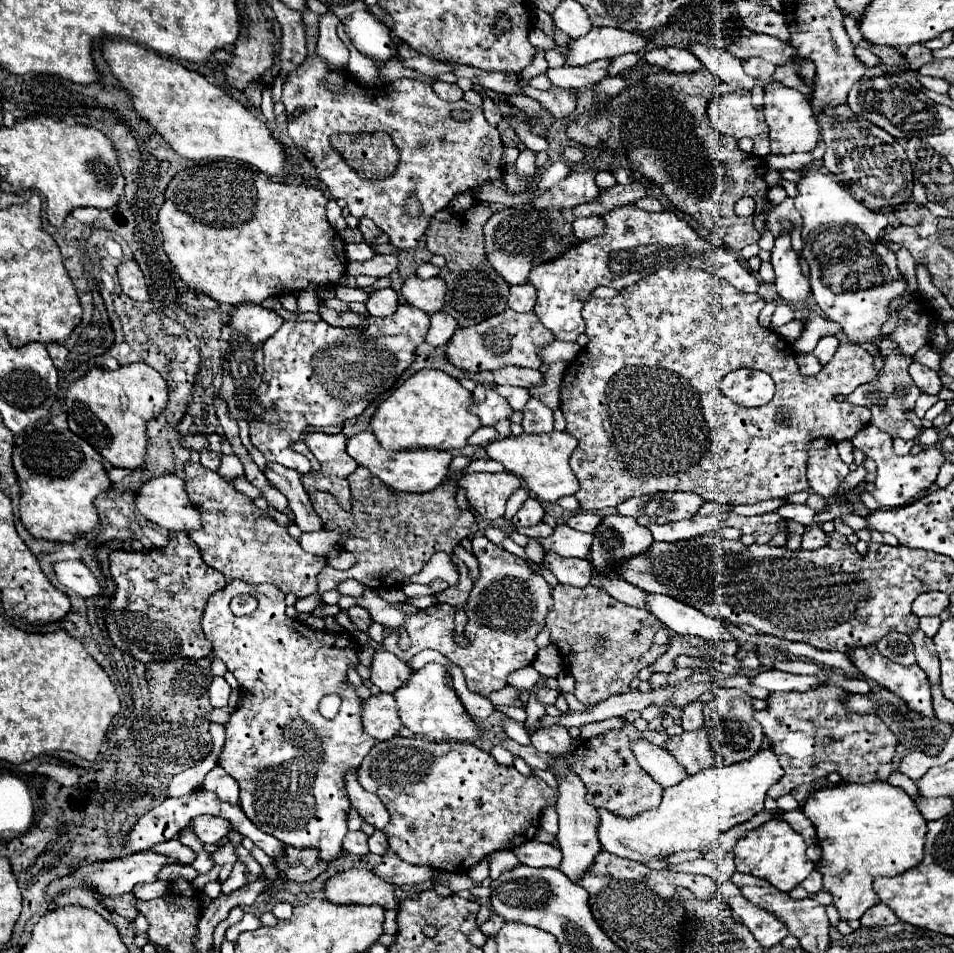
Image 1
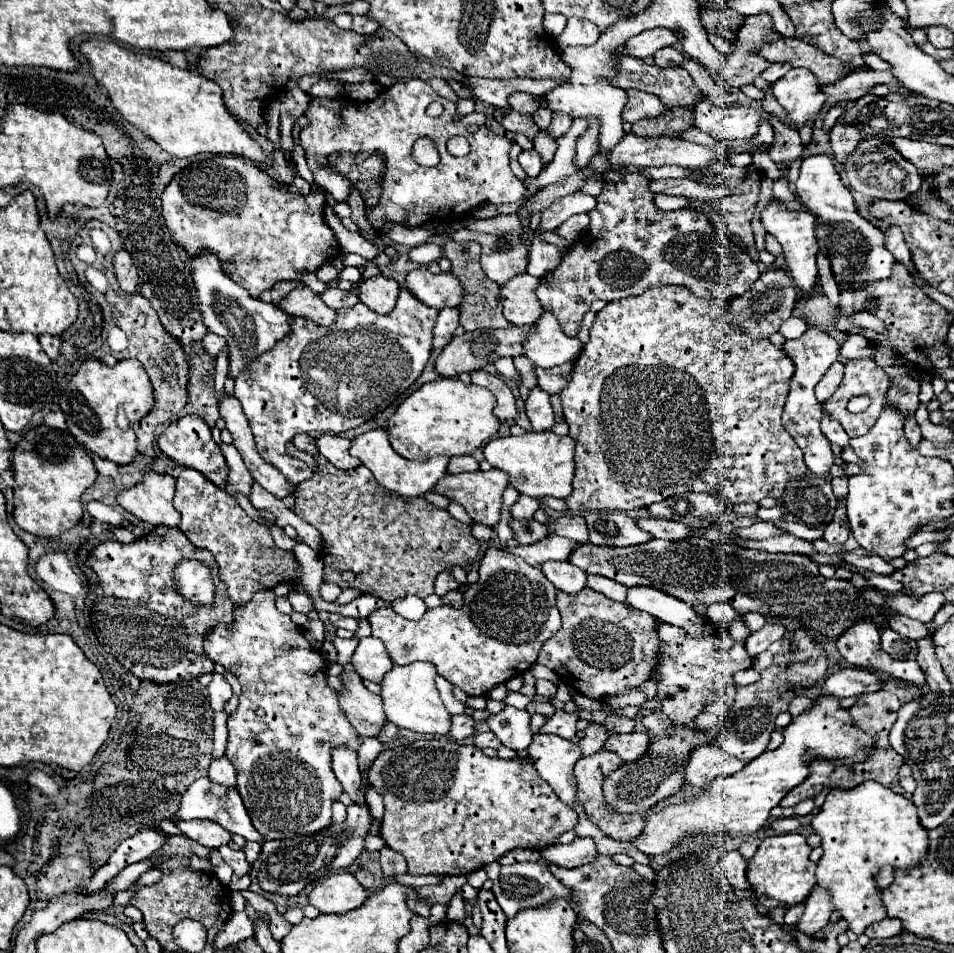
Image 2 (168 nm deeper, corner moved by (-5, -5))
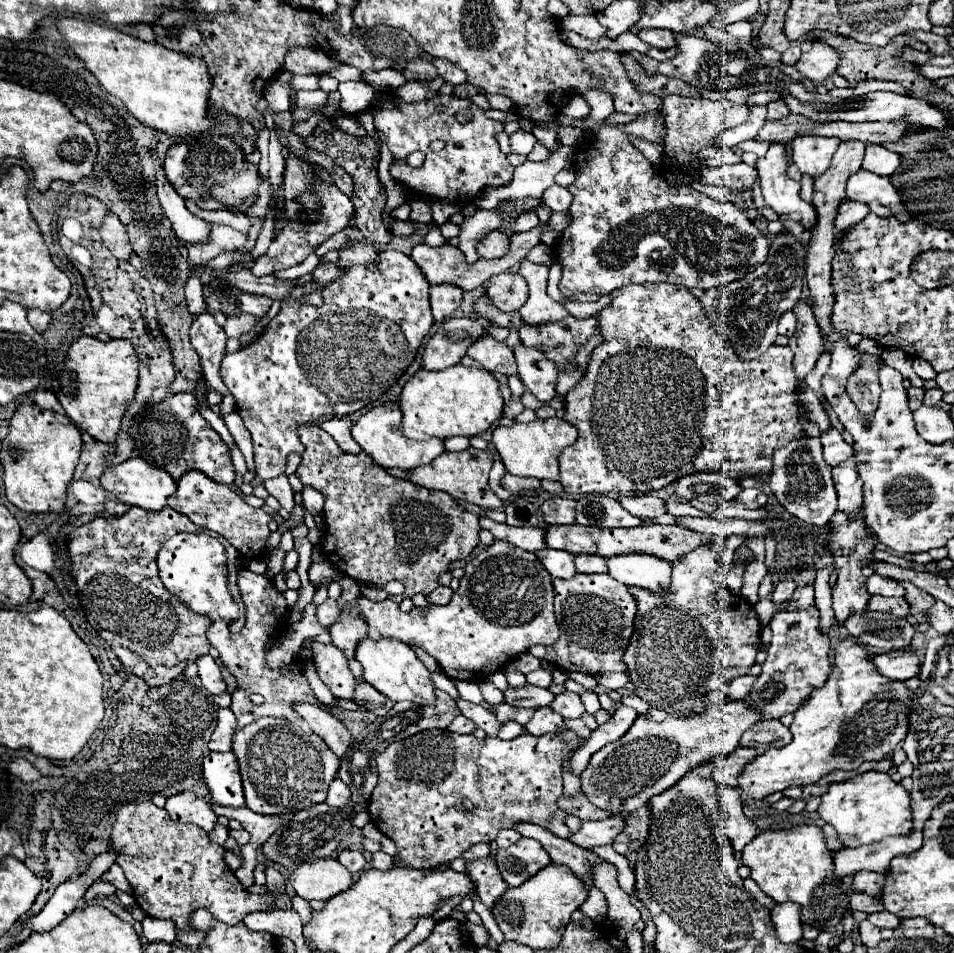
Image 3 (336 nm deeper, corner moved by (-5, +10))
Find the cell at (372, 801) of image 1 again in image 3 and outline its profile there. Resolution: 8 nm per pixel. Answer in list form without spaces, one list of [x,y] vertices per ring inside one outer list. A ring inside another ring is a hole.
[[[302,702],[302,704],[294,704],[292,708],[310,724],[312,732],[316,732],[332,748],[332,752],[338,758],[342,758],[346,754],[352,738],[340,720],[336,720],[330,712],[326,712],[324,708],[316,706],[316,704]]]

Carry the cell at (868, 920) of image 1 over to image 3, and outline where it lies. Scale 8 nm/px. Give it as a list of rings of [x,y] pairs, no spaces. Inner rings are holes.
[[[874,912],[868,916],[868,920],[878,928],[892,928],[892,930],[898,928],[898,924],[900,924],[900,920],[890,912]]]

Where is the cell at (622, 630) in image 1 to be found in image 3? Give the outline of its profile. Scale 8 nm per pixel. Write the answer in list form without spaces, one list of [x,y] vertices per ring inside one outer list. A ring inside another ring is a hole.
[[[574,574],[568,580],[554,580],[554,616],[560,638],[552,646],[530,646],[528,652],[552,662],[564,672],[604,674],[626,672],[622,652],[630,642],[636,616],[636,600],[628,588],[610,574]]]

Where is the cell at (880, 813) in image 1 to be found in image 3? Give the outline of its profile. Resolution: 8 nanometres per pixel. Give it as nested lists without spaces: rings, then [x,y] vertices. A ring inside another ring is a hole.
[[[864,772],[848,778],[846,782],[830,784],[830,790],[822,796],[818,814],[824,822],[836,828],[838,838],[848,848],[872,844],[884,836],[908,834],[912,830],[912,808],[908,792],[886,772]]]

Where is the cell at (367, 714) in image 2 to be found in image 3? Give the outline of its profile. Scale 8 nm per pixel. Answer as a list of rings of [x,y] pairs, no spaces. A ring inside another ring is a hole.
[[[312,642],[312,664],[320,680],[330,688],[336,698],[350,700],[354,694],[354,684],[358,678],[348,670],[348,660],[332,644]]]

